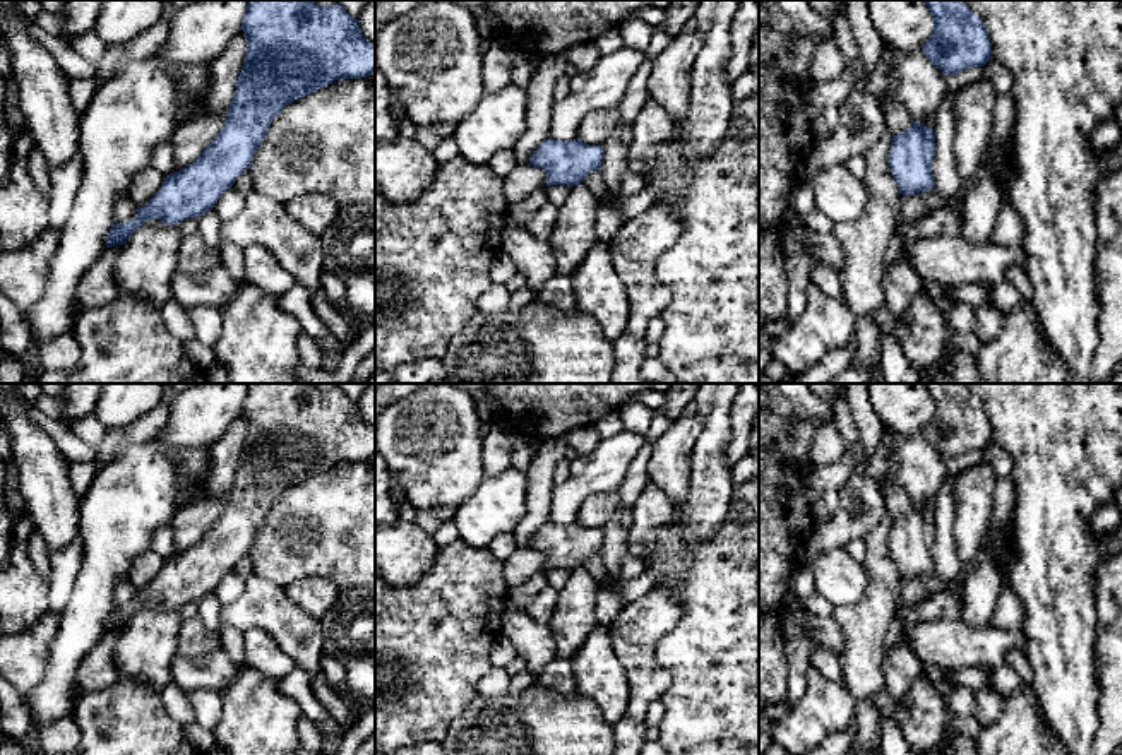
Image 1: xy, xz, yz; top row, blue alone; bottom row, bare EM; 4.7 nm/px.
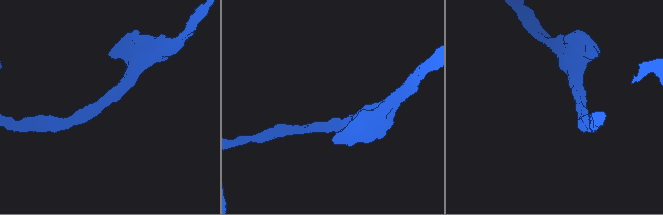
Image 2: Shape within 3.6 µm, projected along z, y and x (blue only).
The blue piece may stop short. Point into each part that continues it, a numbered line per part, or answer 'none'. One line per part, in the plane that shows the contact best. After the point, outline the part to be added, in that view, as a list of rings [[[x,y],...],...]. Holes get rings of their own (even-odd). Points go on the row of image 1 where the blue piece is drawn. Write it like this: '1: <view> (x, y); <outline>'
none

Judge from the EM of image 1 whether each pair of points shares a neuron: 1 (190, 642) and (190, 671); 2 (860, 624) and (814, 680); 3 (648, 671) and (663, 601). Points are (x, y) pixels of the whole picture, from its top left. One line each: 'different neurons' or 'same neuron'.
1: different neurons
2: different neurons
3: same neuron

